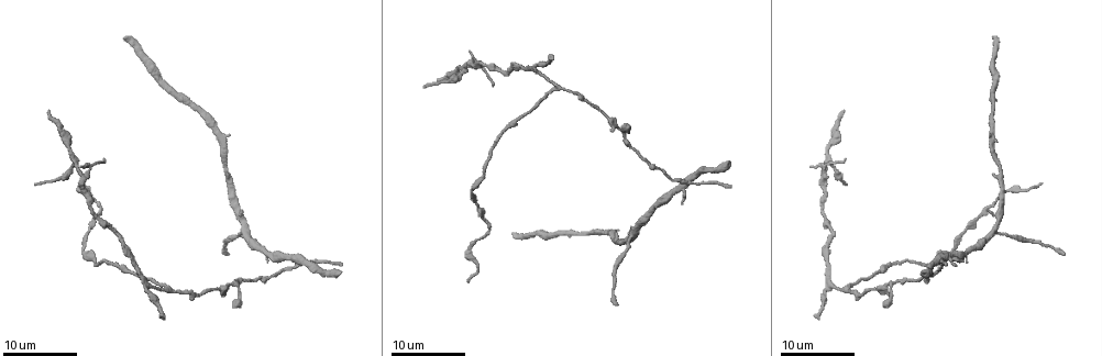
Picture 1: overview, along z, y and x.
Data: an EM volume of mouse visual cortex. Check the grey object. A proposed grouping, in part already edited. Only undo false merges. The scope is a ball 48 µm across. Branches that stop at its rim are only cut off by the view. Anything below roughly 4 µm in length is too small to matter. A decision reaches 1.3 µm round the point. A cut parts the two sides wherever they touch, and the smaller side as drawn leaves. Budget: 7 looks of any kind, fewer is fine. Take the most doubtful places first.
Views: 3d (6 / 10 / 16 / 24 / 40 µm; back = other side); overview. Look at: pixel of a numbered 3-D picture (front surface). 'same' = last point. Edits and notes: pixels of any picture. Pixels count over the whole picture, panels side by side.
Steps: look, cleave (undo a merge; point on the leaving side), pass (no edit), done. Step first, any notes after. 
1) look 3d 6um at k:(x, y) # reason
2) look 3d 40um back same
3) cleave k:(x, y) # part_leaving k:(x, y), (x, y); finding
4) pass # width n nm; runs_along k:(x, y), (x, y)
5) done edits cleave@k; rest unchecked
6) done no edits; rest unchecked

look 3d 16um at 1:(824, 173) # two arms in line, one across

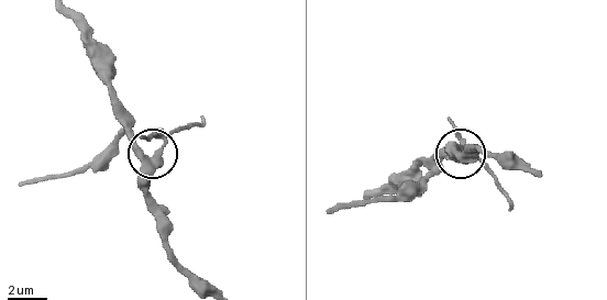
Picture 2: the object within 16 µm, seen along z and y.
look 3d 10um at 2:(146, 156)

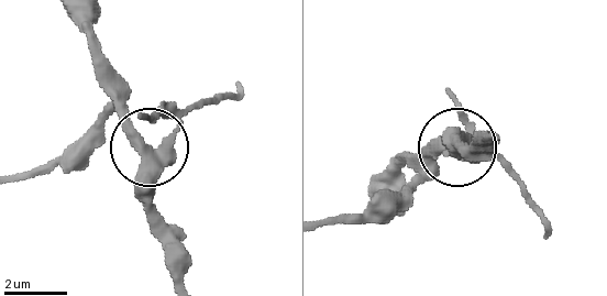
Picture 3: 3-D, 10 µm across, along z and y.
pass # width 450 nm; runs_along 3:(185, 277), (179, 238), (153, 199), (153, 152), (206, 99); one cell here

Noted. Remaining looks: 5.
look 3d 24um at 1:(686, 181)

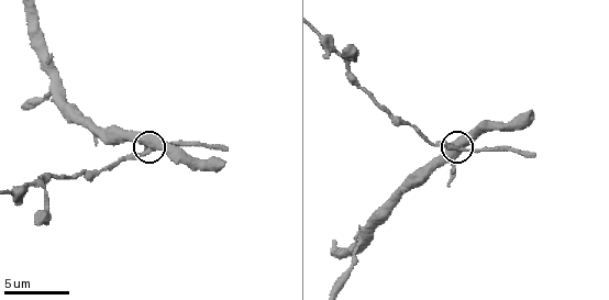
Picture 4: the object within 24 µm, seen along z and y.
look 3d 10um at 4:(146, 150) # zoom in

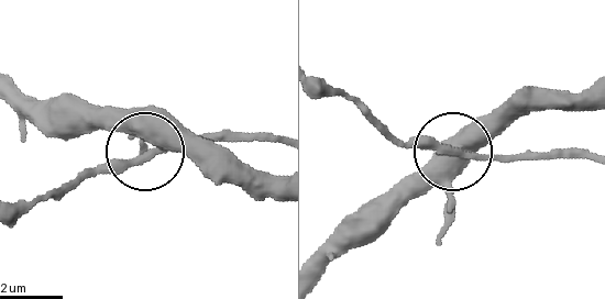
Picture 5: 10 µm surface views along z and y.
pass # all the same cell

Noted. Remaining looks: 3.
look 3d 10um at 4:(362, 244) # three-way junction

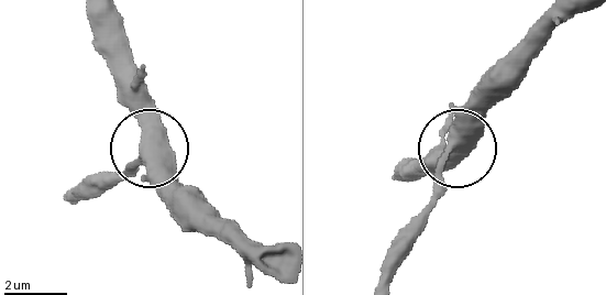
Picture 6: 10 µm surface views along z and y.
pass # side_arm 11 um; runs_along 6:(571, 14), (476, 133), (448, 156), (442, 188), (423, 209); one cell here

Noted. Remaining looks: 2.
look 3d 16um at 1:(844, 288) # a fork

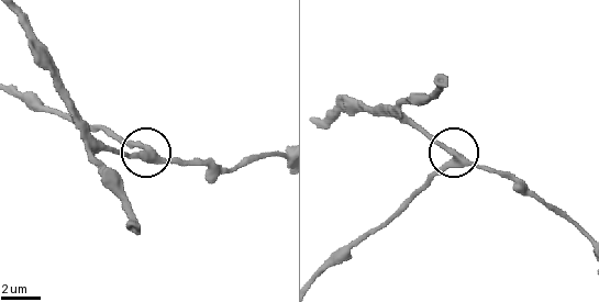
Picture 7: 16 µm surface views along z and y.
look 3d 6um at 7:(452, 159) # closer look

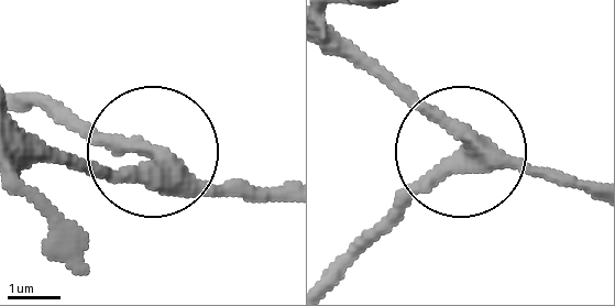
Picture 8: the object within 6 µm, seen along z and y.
pass # arms 3; runs_along 8:(282, 197), (189, 179), (155, 150), (111, 171), (50, 159); all the same cell

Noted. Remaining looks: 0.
done no edits; rest unchecked

